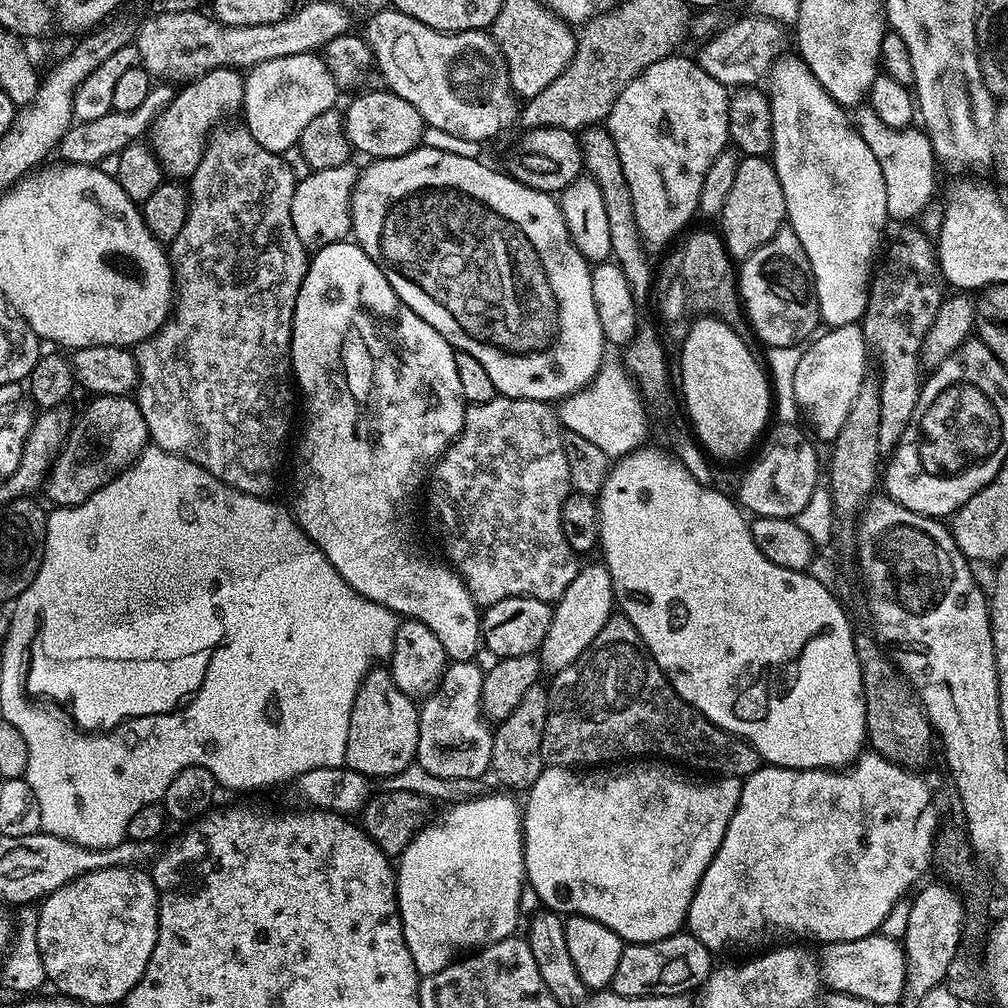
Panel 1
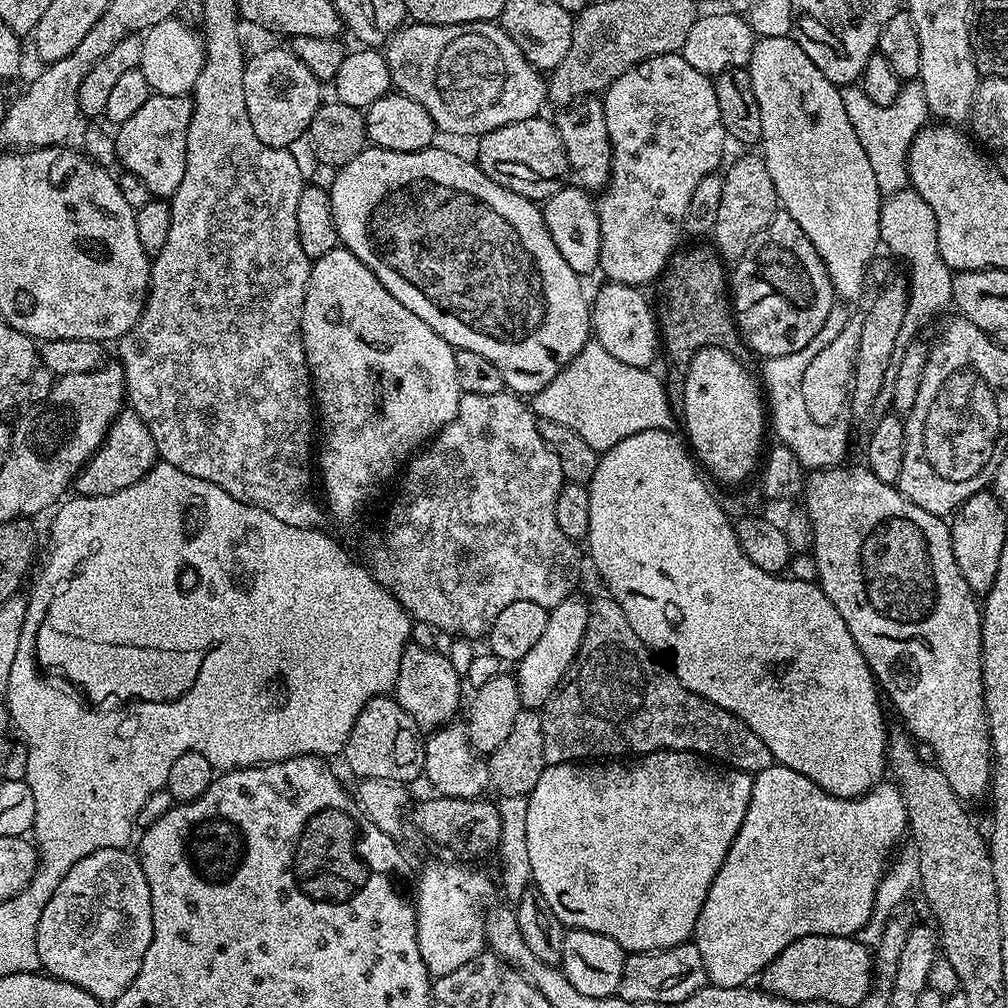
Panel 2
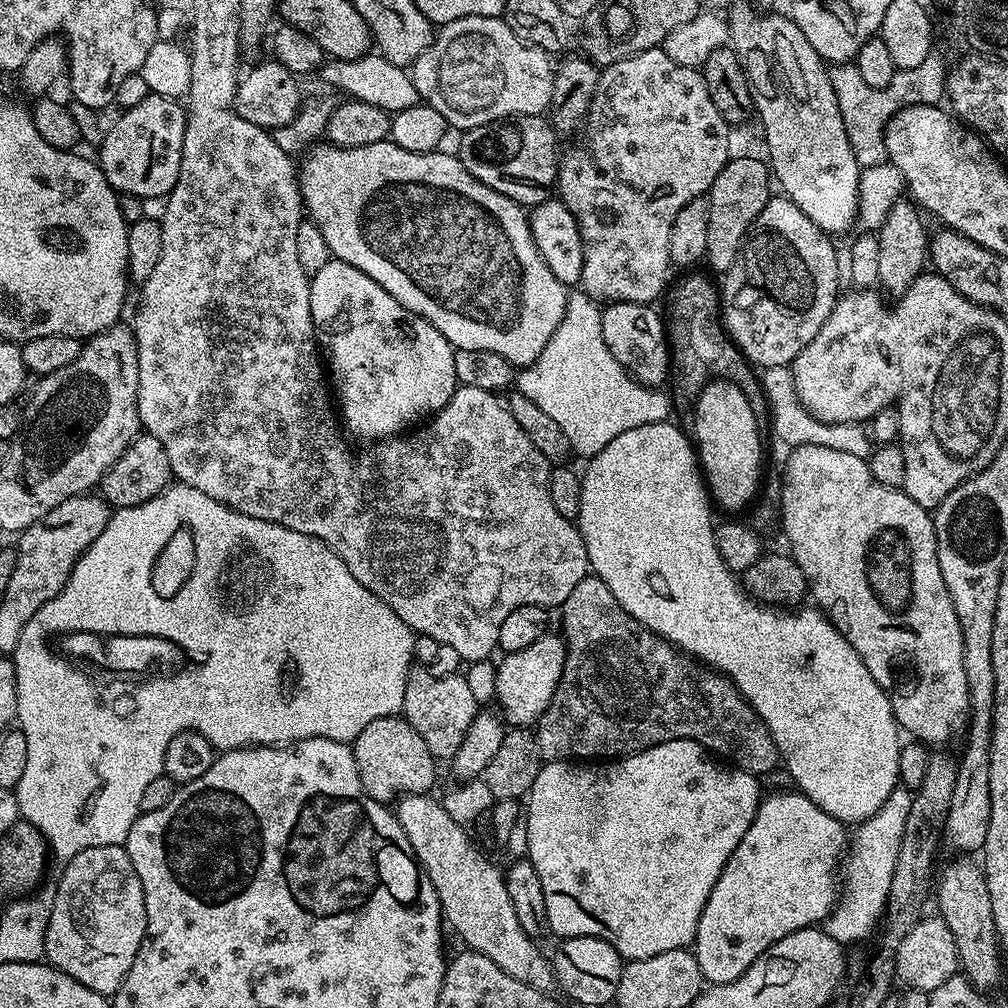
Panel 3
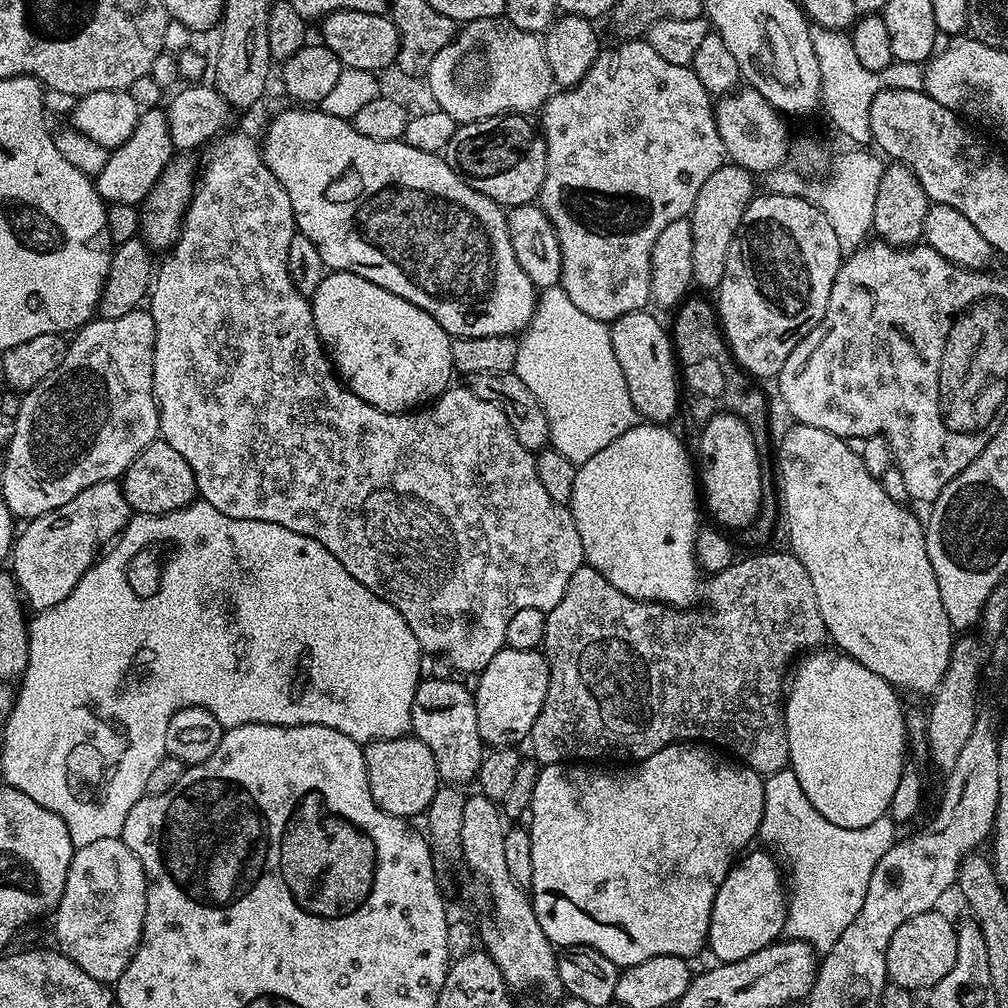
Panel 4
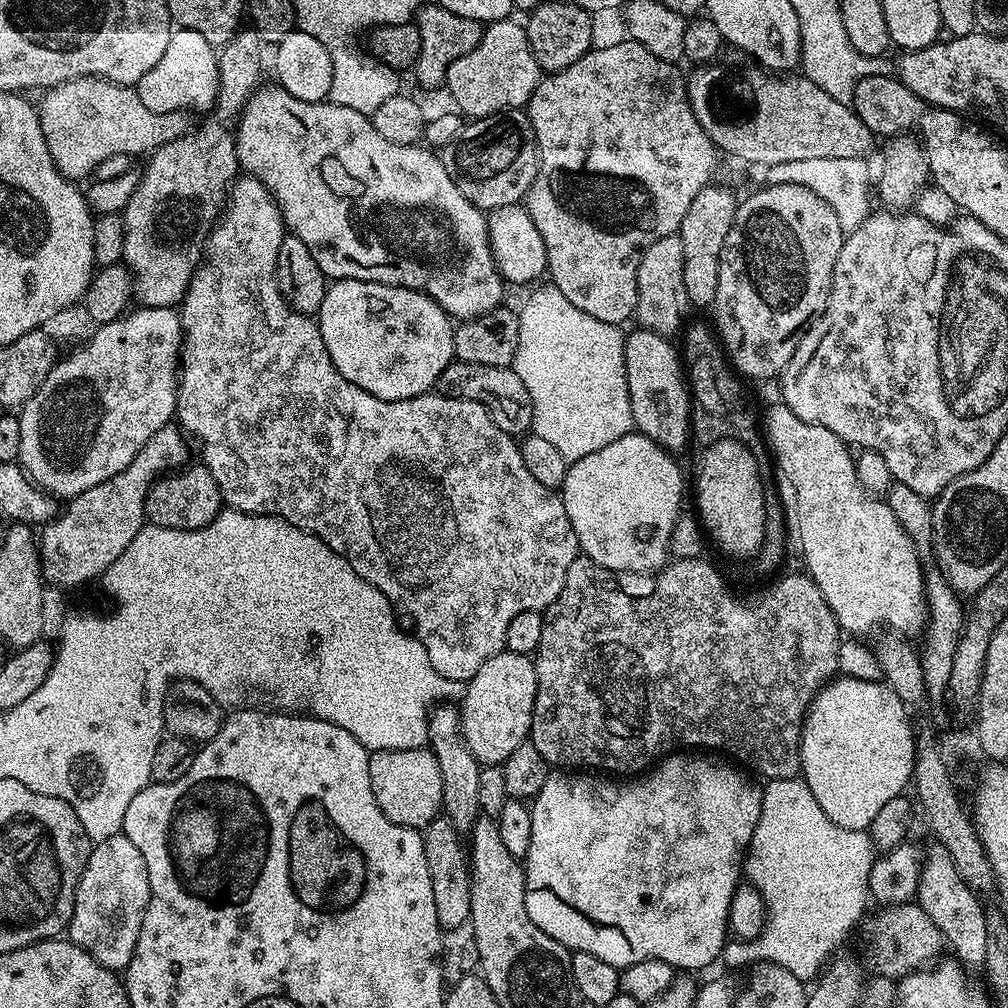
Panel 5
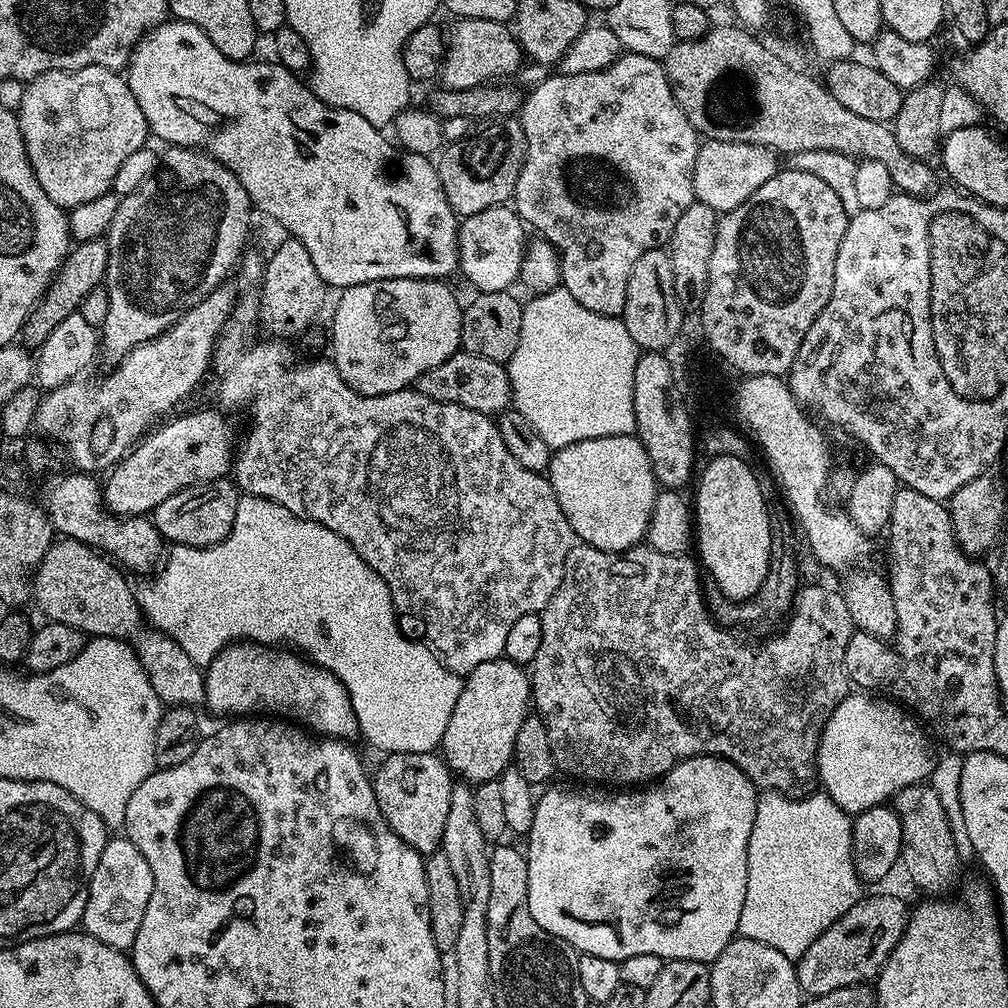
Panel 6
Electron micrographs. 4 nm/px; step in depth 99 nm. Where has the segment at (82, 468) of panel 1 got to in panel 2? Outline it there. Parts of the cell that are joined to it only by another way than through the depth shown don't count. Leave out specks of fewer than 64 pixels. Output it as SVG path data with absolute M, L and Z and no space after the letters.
M126 408L112 423L107 438L76 477L74 488L82 496L112 496L118 490L140 481L157 462L156 443L150 430L135 411Z

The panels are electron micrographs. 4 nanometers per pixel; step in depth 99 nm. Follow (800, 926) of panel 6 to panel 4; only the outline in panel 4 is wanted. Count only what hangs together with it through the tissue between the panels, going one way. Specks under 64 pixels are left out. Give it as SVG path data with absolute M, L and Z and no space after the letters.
M791 766L765 779L764 809L758 836L761 841L764 839L763 847L776 857L786 873L786 932L791 939L804 940L817 953L823 954L838 942L838 938L842 938L842 930L846 930L846 926L858 918L858 910L862 910L870 886L870 874L874 874L878 858L886 854L890 843L888 824L887 815L878 818L878 822L870 822L870 826L865 828L847 828L826 822L826 818L814 810L810 798L806 798L806 790L802 790Z

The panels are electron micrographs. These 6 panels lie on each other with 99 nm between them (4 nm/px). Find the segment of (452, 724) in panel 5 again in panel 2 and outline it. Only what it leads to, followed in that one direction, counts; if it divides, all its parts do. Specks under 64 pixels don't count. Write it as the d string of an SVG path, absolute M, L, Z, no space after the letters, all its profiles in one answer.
M416 642L409 643L402 654L402 662L398 666L398 678L396 679L396 687L394 689L394 699L402 706L402 710L406 710L406 714L410 714L410 718L414 718L414 722L421 730L435 730L443 728L455 721L456 711L461 711L462 700L460 704L460 680L461 673L454 670L451 659L447 655L444 656L440 652L435 652L432 648L423 648Z

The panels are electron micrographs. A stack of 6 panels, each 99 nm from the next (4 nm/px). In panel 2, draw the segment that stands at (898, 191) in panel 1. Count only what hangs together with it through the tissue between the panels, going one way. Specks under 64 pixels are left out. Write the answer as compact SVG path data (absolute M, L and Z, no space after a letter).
M917 79L905 81L900 87L898 98L890 107L878 106L857 85L847 85L841 92L847 117L873 167L874 178L880 190L893 194L905 189L908 184L909 147L920 129L927 125L931 115L925 87Z

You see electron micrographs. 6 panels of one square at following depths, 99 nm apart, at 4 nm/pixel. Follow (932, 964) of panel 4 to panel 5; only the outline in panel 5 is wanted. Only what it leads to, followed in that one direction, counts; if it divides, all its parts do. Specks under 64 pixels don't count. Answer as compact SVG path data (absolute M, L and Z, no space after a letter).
M894 904L881 907L879 911L868 924L868 952L876 967L873 969L879 975L899 981L902 976L929 967L941 955L942 937L938 926L934 926L930 914L926 914L926 910L922 910L919 904Z

